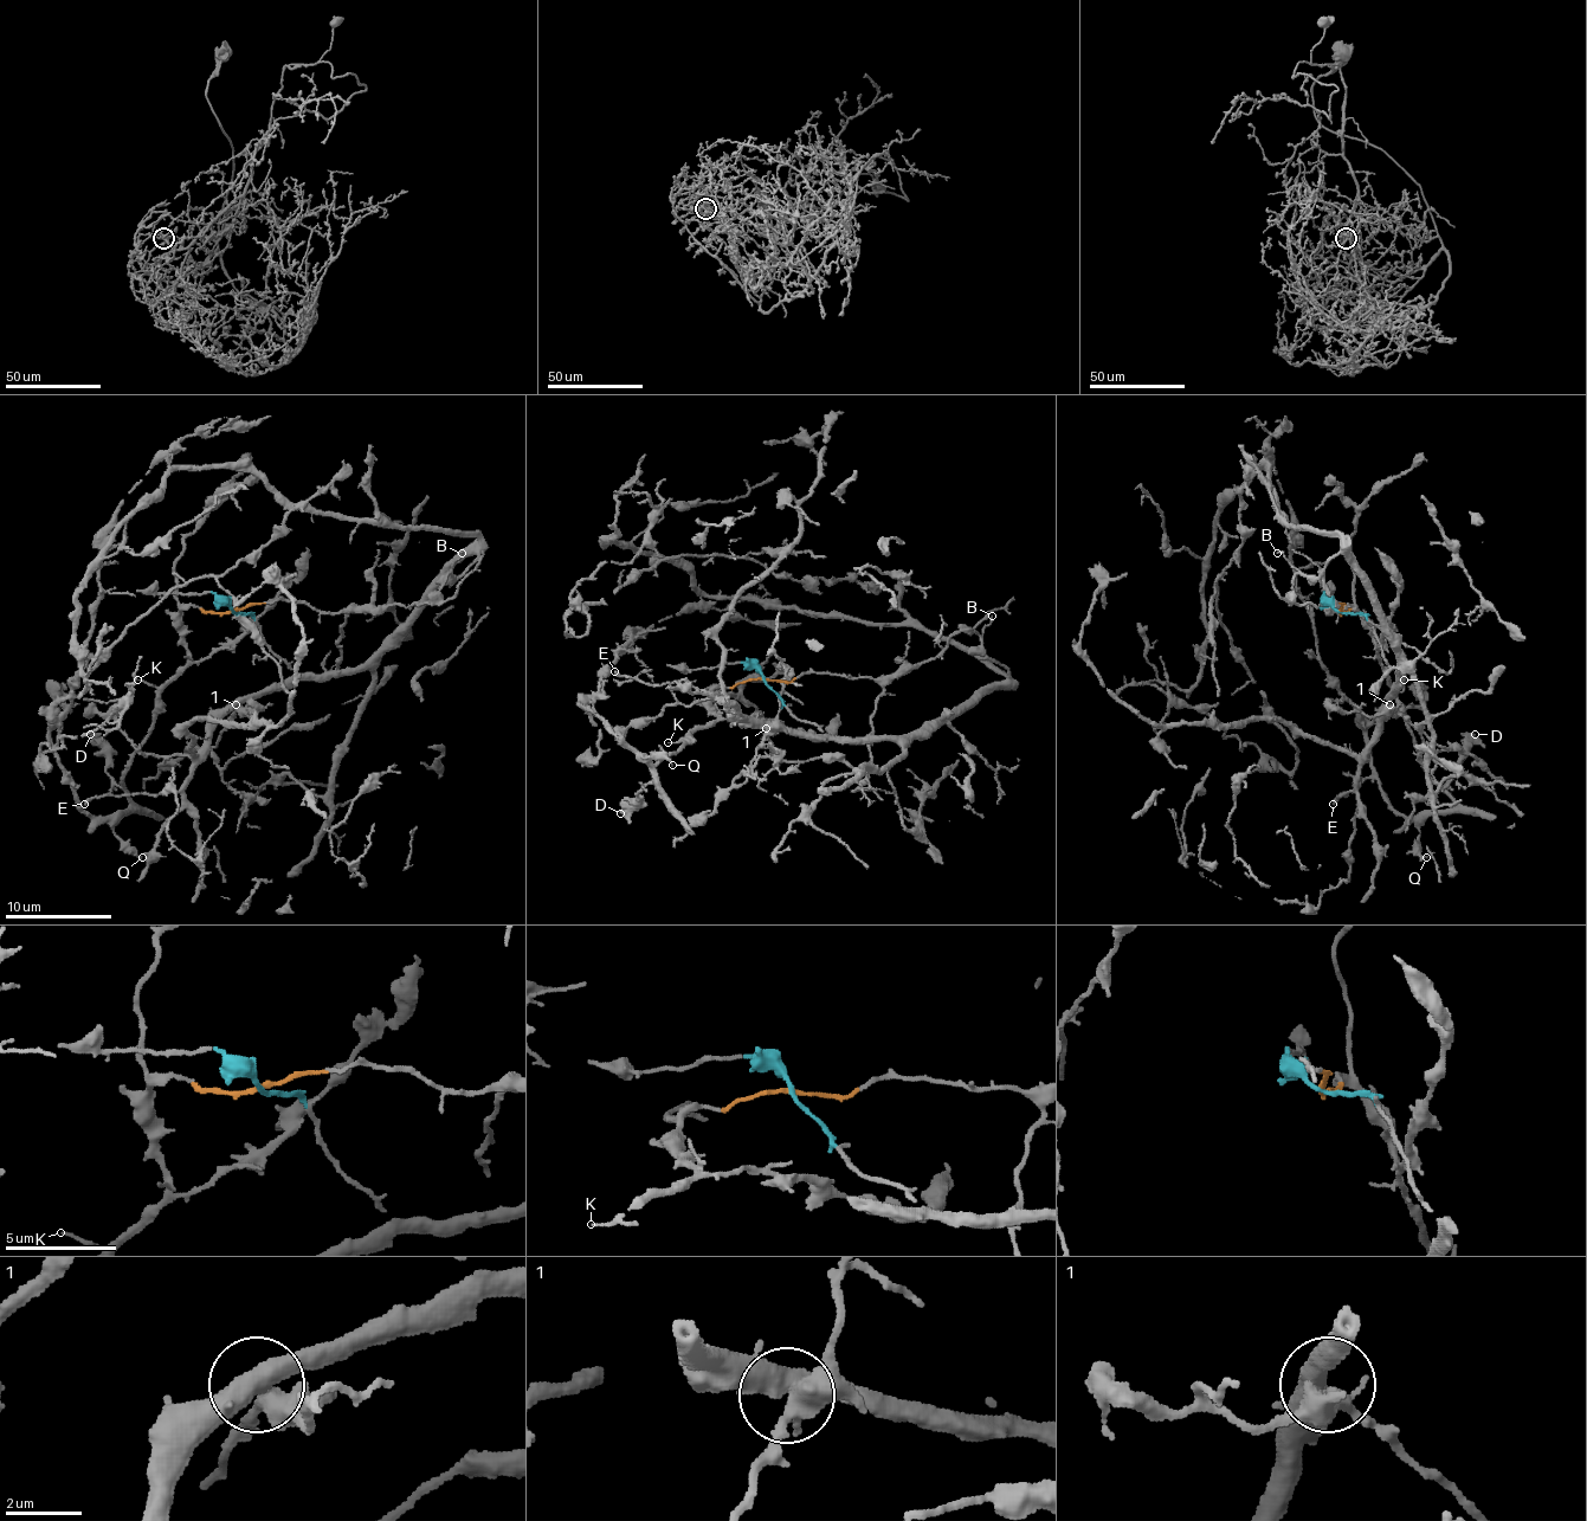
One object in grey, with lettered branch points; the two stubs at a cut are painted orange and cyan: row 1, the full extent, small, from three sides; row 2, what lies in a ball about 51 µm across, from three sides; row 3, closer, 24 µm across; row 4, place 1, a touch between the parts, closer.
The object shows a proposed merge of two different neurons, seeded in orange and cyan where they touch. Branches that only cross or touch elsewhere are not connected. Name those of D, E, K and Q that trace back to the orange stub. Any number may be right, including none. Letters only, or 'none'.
D, K, Q

